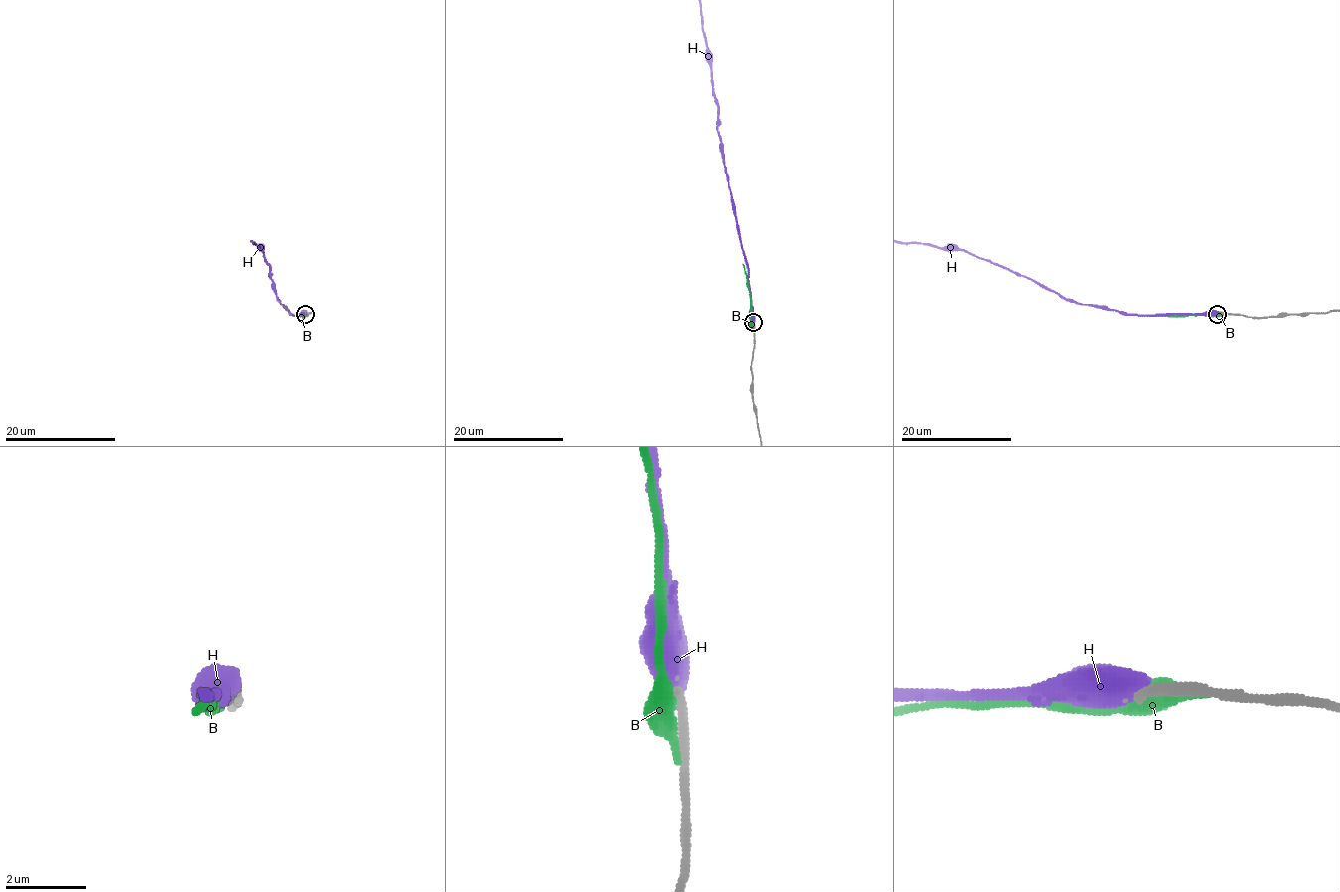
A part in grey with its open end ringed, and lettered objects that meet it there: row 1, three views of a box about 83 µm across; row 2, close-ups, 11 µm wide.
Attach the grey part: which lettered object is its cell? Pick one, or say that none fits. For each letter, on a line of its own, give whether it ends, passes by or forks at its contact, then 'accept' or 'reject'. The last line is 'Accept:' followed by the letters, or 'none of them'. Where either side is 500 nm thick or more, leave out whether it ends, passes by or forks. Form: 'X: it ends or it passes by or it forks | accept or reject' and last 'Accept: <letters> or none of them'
B: reject
H: reject
Accept: none of them

